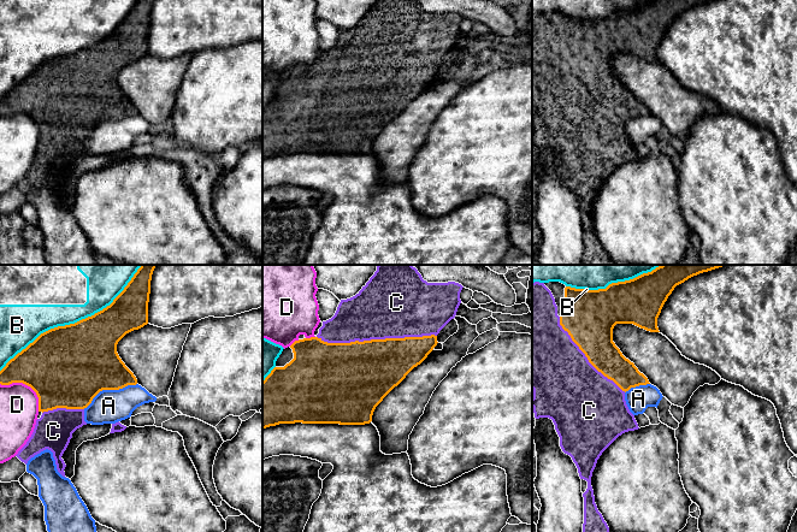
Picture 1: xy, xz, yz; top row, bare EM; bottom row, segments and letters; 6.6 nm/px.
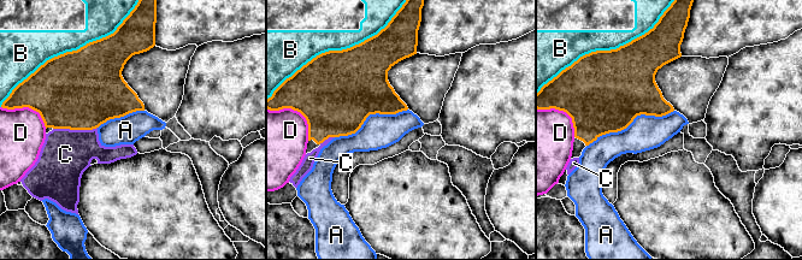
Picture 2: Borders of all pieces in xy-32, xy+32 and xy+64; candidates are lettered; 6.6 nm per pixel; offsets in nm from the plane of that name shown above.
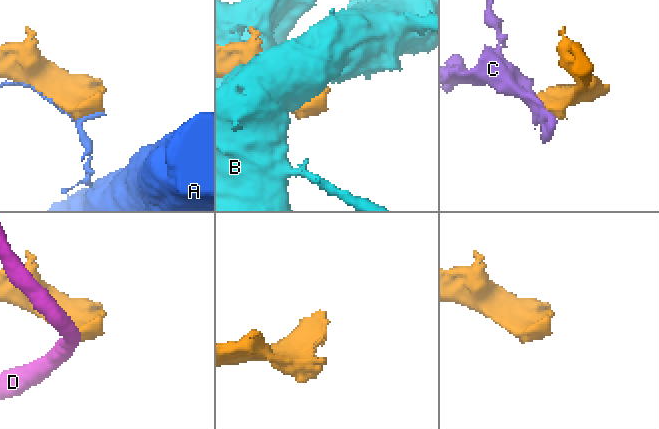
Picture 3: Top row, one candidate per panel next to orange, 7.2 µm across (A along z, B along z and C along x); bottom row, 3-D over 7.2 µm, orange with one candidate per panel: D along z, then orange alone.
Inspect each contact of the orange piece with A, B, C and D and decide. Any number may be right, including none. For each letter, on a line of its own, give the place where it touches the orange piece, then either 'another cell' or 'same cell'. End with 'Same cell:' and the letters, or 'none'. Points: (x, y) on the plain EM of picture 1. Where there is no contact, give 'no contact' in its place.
A: xy (108, 119) | another cell
B: xy (71, 54) | another cell
C: xz (376, 70) | same cell
D: xy (27, 114) | another cell
Same cell: C

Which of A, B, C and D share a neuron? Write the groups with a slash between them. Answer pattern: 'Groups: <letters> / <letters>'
Groups: A / B / C / D

